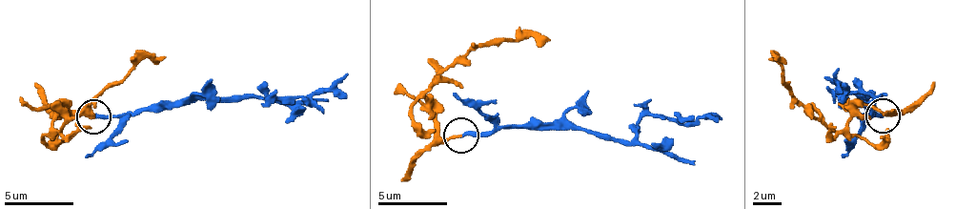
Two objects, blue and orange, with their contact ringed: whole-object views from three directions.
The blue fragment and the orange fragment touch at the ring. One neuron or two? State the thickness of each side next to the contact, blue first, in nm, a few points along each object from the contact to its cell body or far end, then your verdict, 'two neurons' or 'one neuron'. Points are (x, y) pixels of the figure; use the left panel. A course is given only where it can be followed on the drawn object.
280/190 nm | blue via (94, 115), (211, 101), (325, 94), (349, 73) | orange via (94, 115), (73, 112), (65, 105), (51, 125), (64, 129), (105, 90), (119, 86), (146, 57), (167, 57) | one neuron

